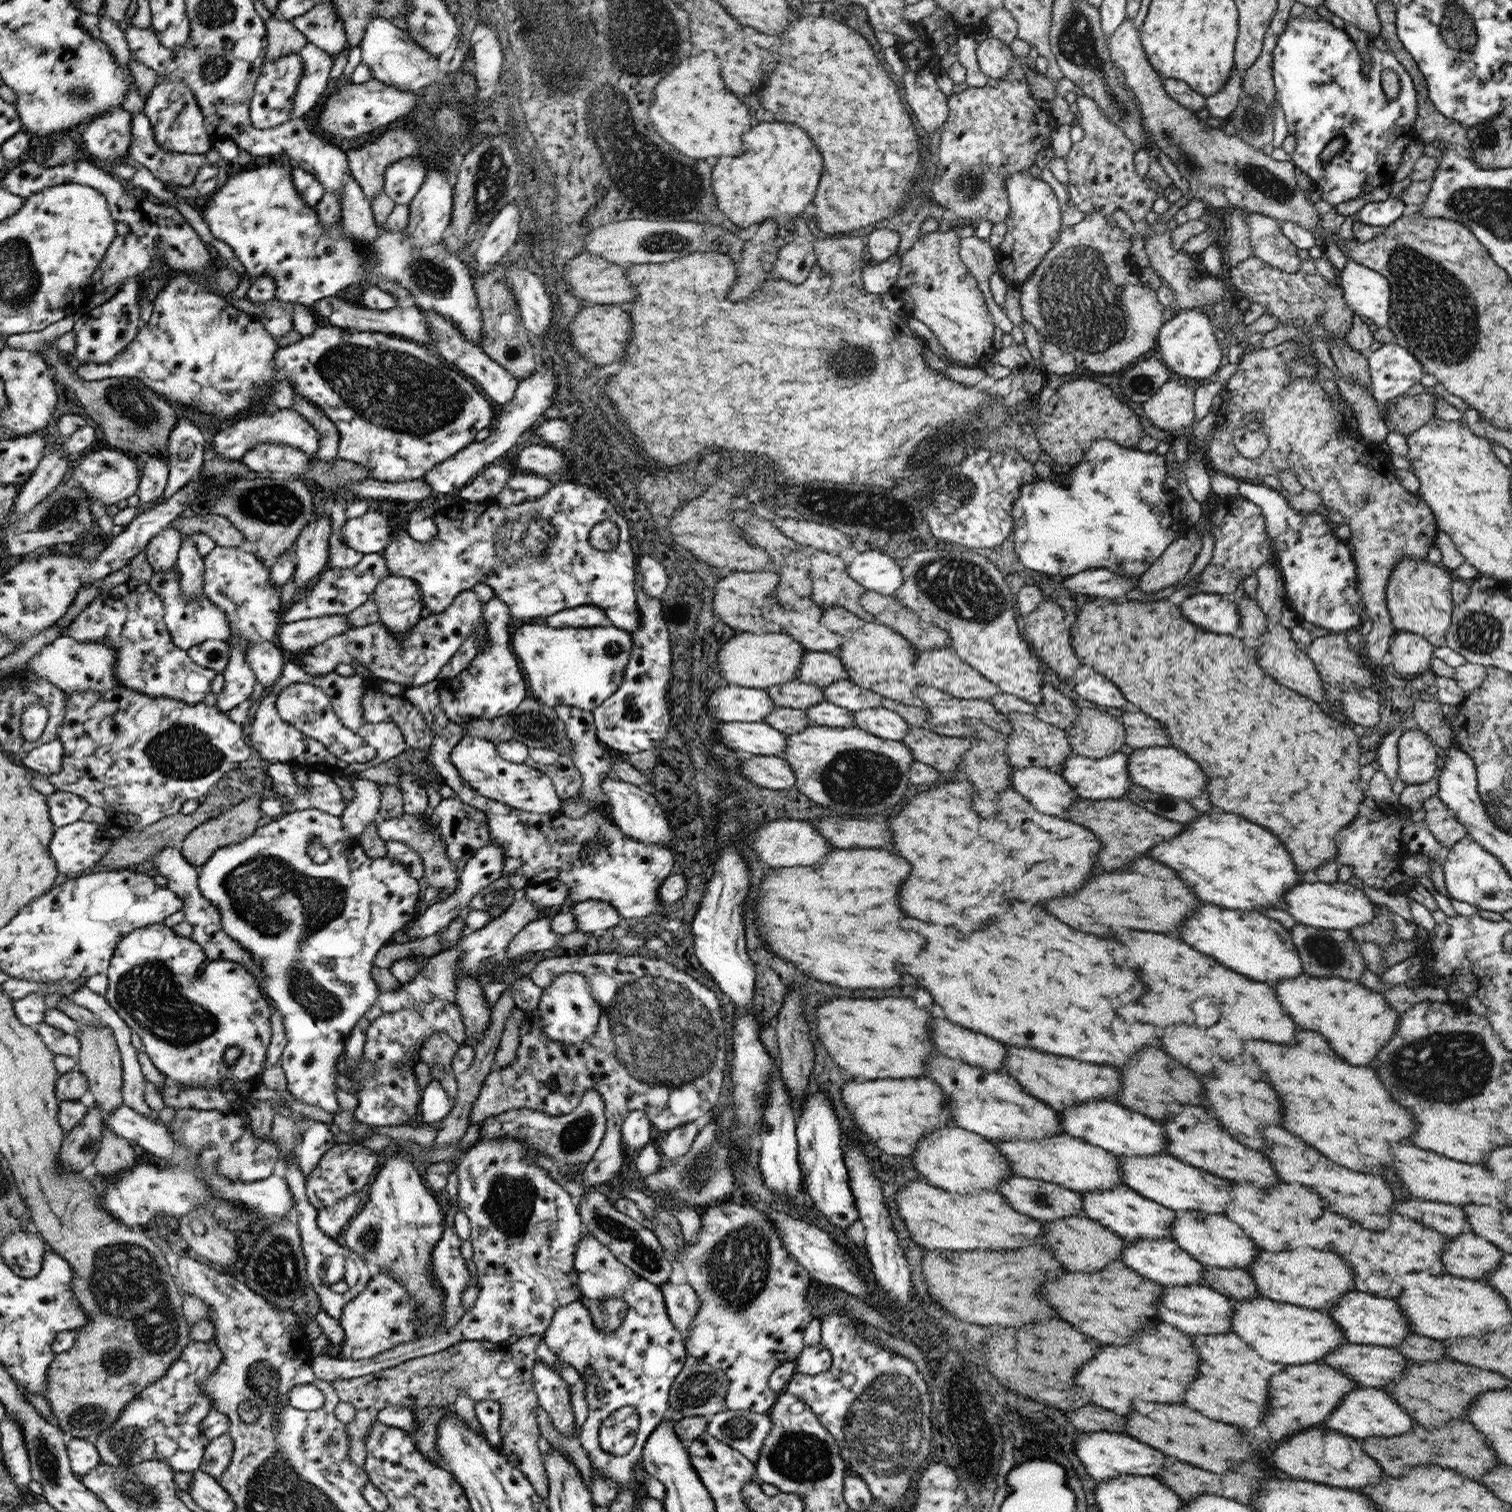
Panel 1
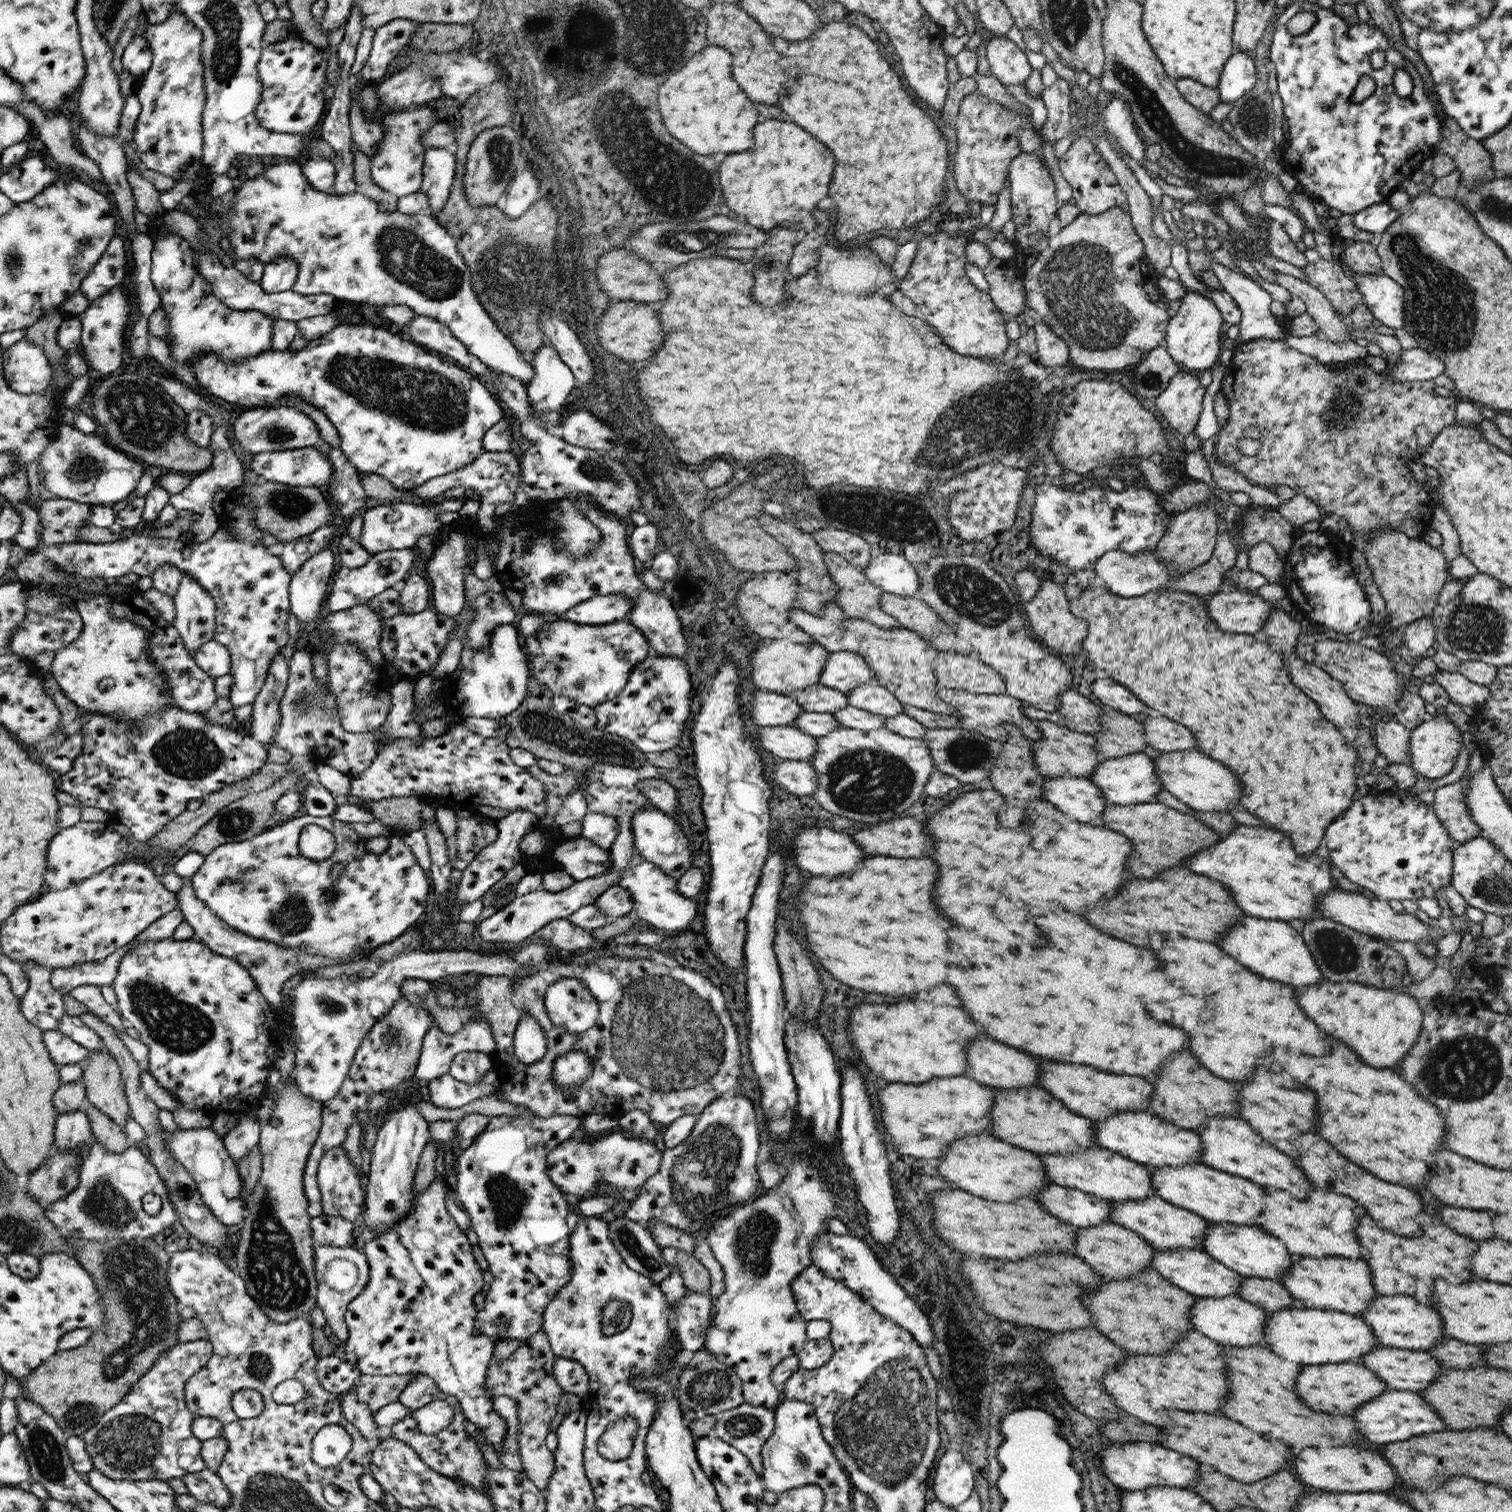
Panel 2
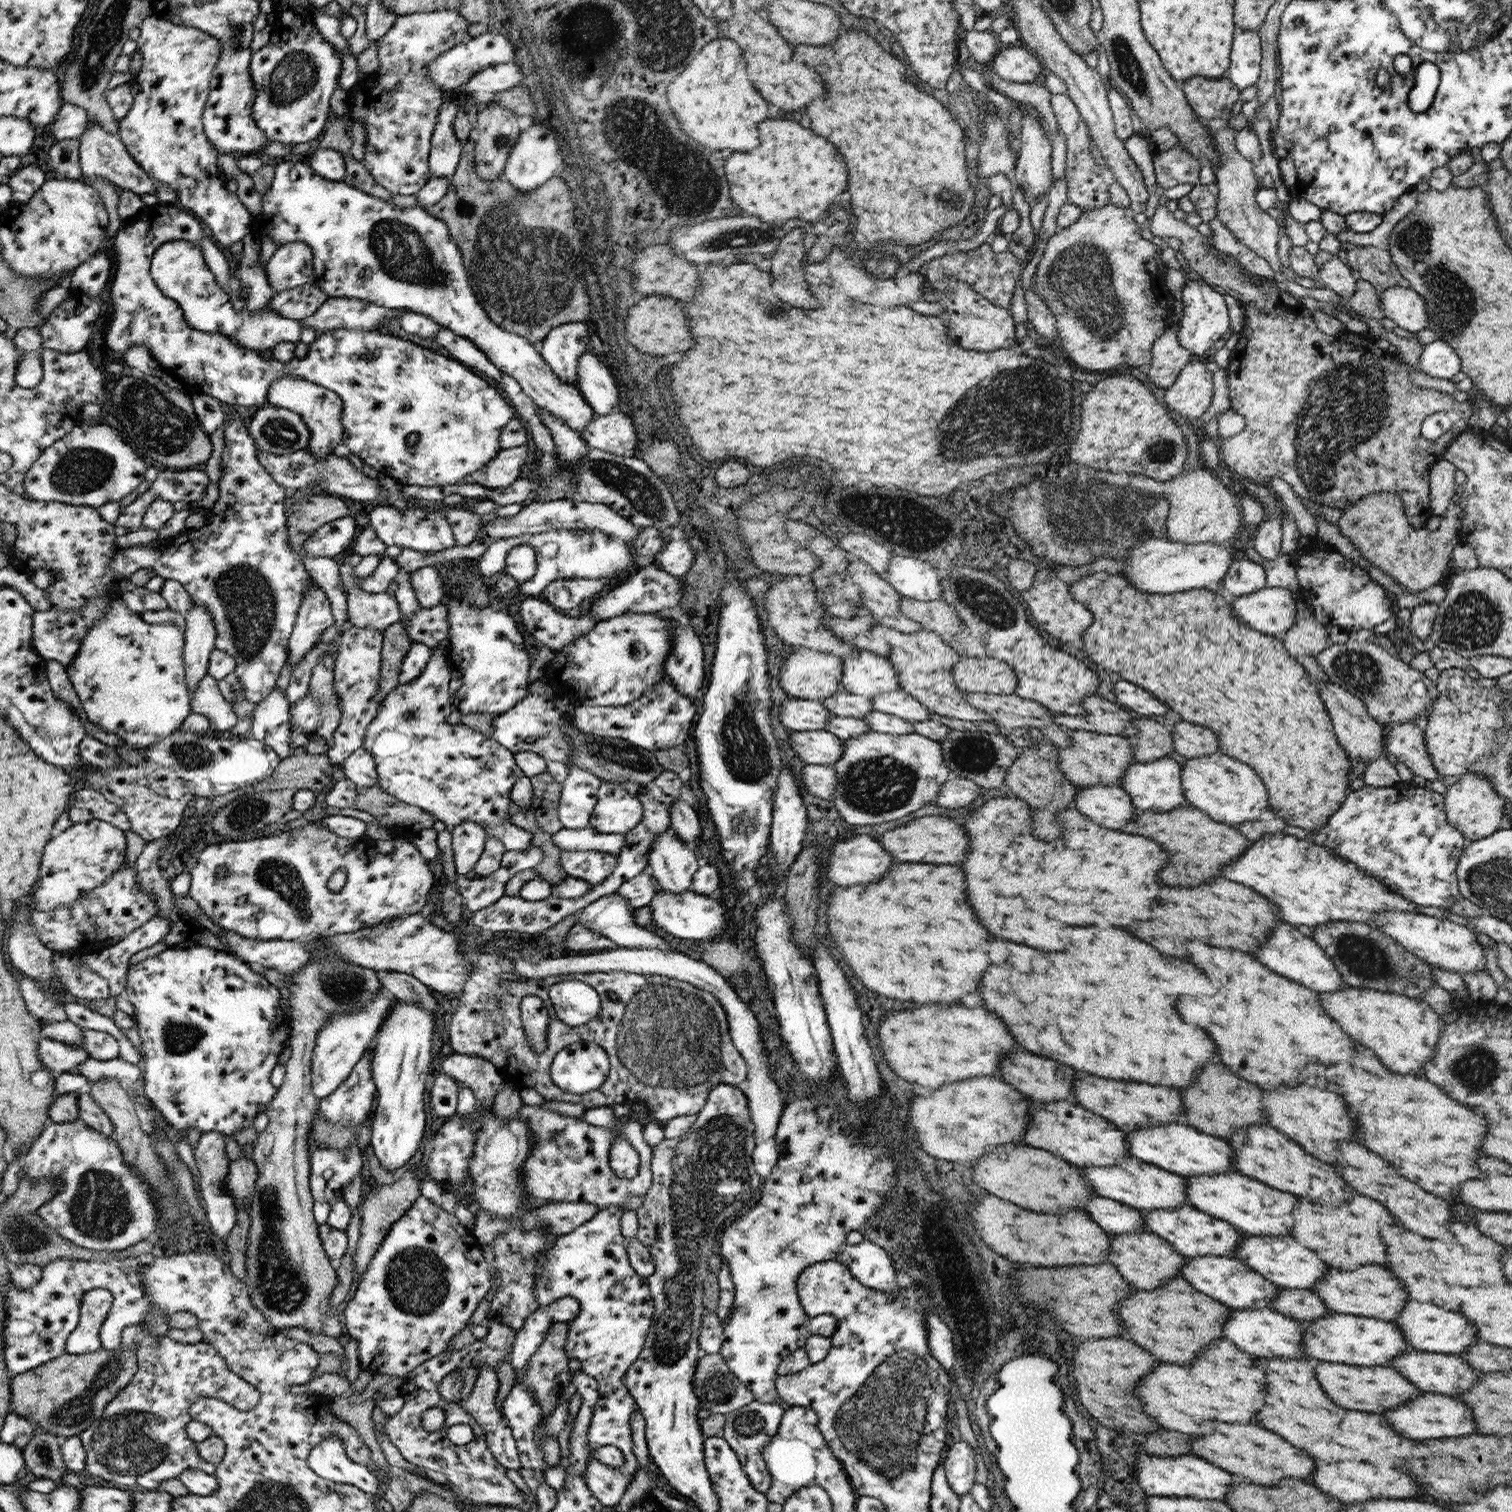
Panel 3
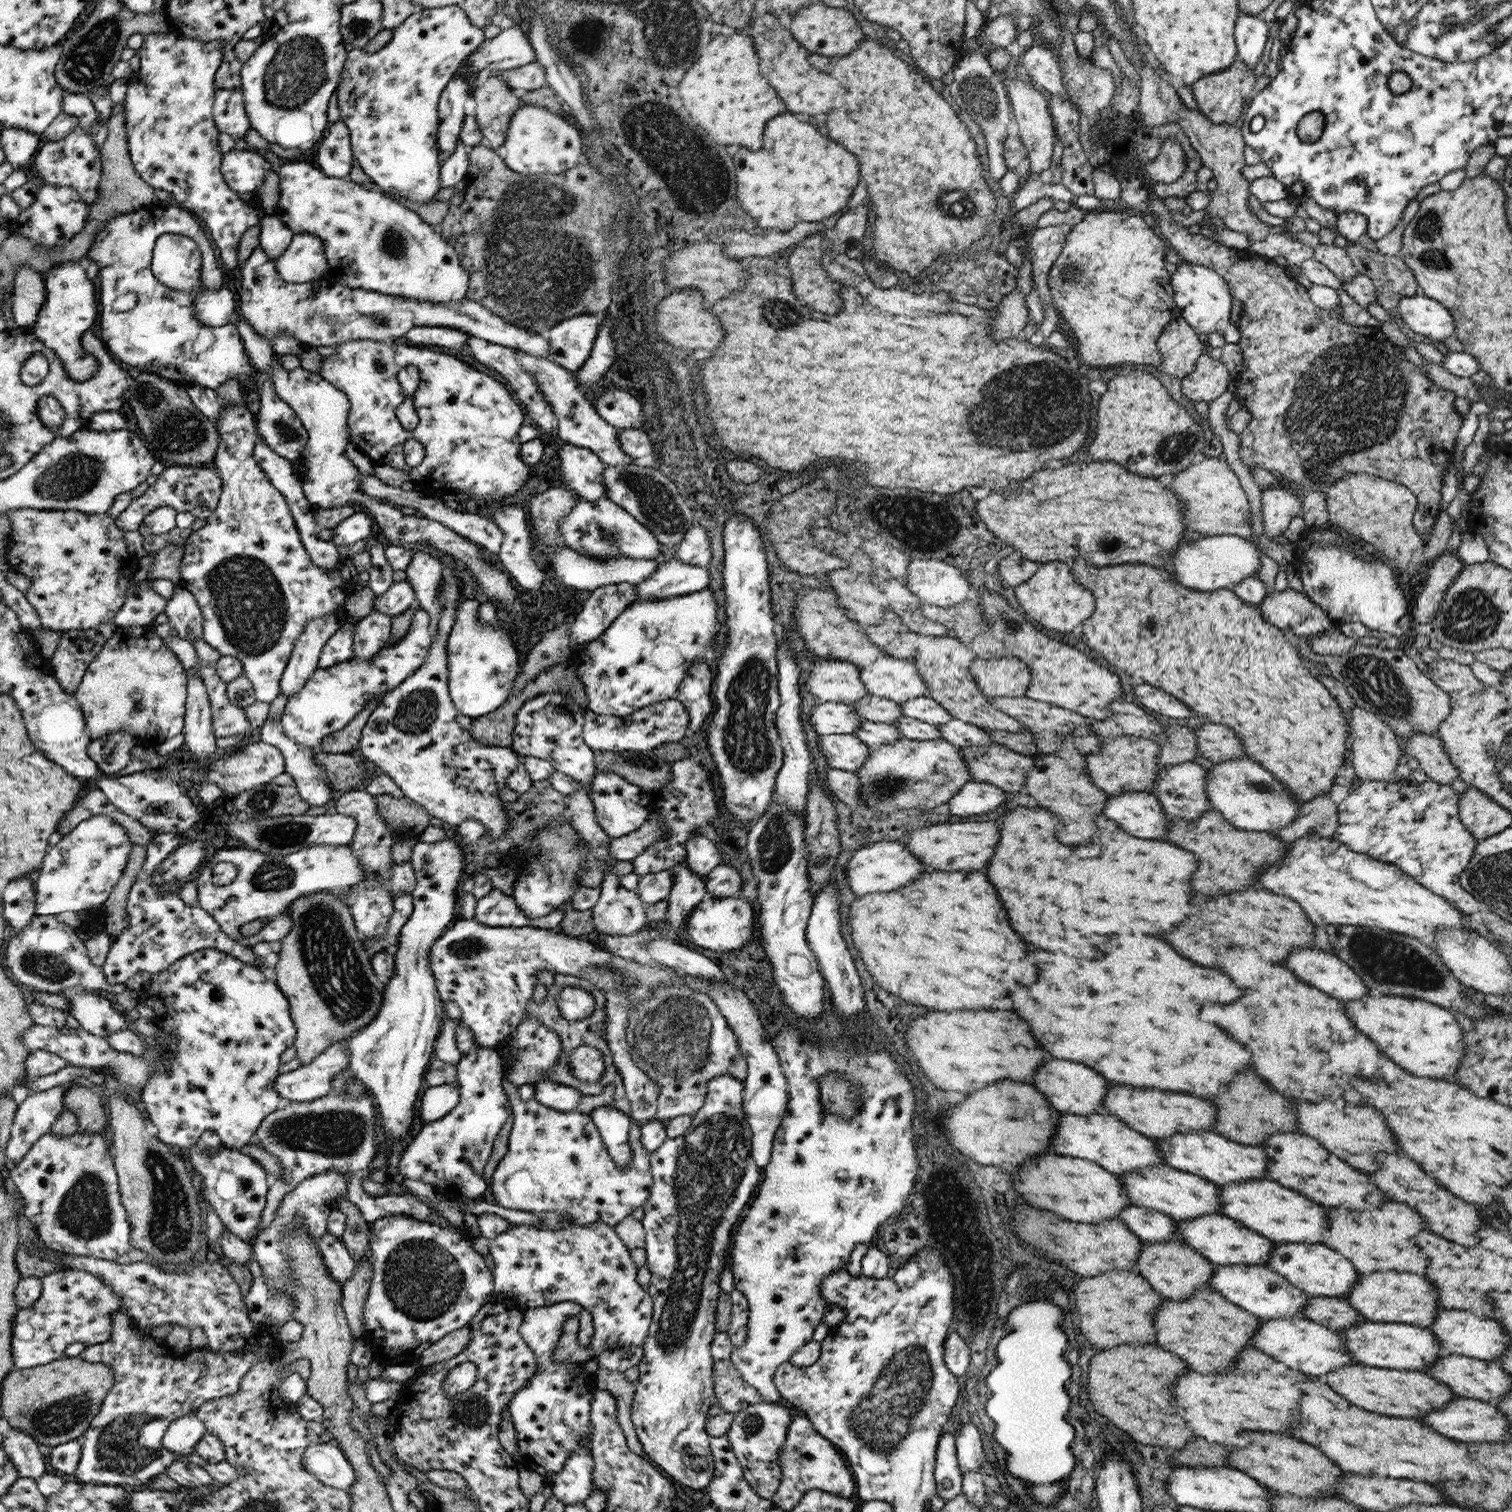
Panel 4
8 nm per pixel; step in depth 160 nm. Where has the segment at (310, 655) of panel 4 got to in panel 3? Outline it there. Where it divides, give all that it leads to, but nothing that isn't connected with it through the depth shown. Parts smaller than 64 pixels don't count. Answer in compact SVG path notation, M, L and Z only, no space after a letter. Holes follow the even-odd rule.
M316 581L308 585L308 591L304 593L303 604L300 605L298 619L295 623L295 631L291 638L291 660L293 667L300 663L304 654L318 644L318 638L327 628L334 625L334 616L326 594Z

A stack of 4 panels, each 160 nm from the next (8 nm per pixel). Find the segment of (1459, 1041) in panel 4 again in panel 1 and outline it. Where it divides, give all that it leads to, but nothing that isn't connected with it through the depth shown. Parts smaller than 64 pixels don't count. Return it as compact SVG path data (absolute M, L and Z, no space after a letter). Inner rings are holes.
M1303 973L1292 980L1276 982L1276 996L1296 1024L1322 1034L1338 1056L1344 1056L1344 1060L1356 1066L1366 1066L1376 1058L1380 1048L1394 1036L1401 1017L1400 1012L1390 1007L1383 993L1373 992L1355 980Z

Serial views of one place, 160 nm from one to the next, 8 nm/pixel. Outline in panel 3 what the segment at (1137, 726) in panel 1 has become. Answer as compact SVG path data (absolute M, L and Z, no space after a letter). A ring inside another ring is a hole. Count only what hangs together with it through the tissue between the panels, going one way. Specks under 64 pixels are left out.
M1178 720L1170 730L1170 734L1174 739L1175 751L1187 759L1196 758L1197 756L1210 756L1220 752L1218 750L1220 740L1208 728Z

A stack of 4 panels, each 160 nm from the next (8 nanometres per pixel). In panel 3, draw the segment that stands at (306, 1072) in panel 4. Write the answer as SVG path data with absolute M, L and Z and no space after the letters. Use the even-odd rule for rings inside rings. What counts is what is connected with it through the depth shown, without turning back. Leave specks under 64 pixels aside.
M379 990L375 998L361 1010L357 1010L353 1014L339 1014L337 1012L329 1018L327 1026L317 1036L317 1043L312 1054L311 1088L318 1100L330 1096L352 1073L354 1066L362 1059L366 1049L373 1044L390 1009L391 1001L385 998Z

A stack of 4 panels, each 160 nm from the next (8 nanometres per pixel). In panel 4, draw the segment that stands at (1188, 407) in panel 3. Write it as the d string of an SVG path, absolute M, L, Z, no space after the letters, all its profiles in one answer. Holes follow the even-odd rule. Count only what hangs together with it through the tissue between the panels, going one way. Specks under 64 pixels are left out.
M1202 353L1198 357L1195 369L1190 371L1182 379L1182 394L1189 399L1188 401L1193 401L1195 405L1198 404L1198 402L1208 404L1227 391L1230 377L1231 374L1224 363L1219 361L1219 359L1212 358L1206 353Z

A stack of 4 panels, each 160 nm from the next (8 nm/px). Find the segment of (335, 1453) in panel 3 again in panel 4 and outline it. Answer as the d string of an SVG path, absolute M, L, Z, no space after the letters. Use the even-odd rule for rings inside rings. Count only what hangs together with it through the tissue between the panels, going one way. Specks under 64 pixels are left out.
M335 1442L309 1444L303 1452L303 1464L329 1487L348 1491L356 1482L353 1466Z

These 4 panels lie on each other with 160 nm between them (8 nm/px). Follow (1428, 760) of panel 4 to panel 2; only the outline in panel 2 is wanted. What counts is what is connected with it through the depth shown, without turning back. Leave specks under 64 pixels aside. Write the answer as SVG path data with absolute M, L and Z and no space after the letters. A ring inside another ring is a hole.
M1374 722L1376 728L1376 749L1384 753L1389 762L1411 762L1411 731L1396 722Z

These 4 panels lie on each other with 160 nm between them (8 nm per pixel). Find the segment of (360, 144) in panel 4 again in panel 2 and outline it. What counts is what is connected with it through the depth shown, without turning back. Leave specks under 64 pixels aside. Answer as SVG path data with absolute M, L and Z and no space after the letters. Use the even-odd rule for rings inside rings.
M394 19L390 23L383 24L381 27L376 29L371 53L369 54L368 60L362 68L360 75L363 75L366 80L371 83L375 81L377 76L383 75L386 72L390 62L393 60L393 56L397 55L397 52L410 44L412 34L418 30L418 22L410 19ZM424 105L410 106L410 108L402 108L402 110L392 108L384 114L384 118L380 120L384 138L371 158L372 179L382 193L400 198L408 196L422 187L426 149L420 141L422 141L422 135L436 124L434 110L424 108Z

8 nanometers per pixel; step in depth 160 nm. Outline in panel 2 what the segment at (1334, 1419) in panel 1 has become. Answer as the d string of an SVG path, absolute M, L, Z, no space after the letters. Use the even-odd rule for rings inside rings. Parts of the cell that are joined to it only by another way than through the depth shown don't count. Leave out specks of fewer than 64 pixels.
M1384 1392L1384 1396L1367 1402L1362 1408L1358 1408L1358 1412L1354 1412L1356 1426L1370 1442L1378 1442L1378 1444L1400 1442L1429 1432L1446 1431L1448 1426L1441 1416L1437 1416L1434 1407L1426 1402L1424 1397L1414 1392Z

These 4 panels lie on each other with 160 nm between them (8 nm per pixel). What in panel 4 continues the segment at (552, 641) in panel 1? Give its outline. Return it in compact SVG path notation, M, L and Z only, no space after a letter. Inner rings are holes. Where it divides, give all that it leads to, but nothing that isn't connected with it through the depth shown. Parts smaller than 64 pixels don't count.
M703 589L686 596L674 596L654 602L634 602L606 631L587 644L582 655L572 656L569 660L585 686L585 696L589 702L586 707L598 715L624 718L651 704L675 698L689 666L692 665L690 660L706 658L710 652L714 652L718 632L718 602L714 590Z

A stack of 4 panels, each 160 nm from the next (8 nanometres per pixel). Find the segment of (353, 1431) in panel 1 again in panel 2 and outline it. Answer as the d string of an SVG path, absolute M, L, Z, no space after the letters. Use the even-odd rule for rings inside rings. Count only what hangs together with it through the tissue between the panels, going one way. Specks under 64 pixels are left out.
M541 1328L530 1339L522 1341L519 1348L504 1361L498 1361L494 1356L489 1363L489 1372L485 1387L494 1396L506 1395L519 1402L519 1455L522 1461L522 1471L539 1488L544 1491L555 1469L555 1456L546 1447L546 1435L550 1422L556 1416L558 1403L564 1390L554 1378L553 1364L557 1359L550 1348L548 1336ZM417 1373L392 1376L361 1374L353 1385L356 1386L358 1400L366 1403L374 1416L379 1408L398 1401L403 1388L416 1375Z

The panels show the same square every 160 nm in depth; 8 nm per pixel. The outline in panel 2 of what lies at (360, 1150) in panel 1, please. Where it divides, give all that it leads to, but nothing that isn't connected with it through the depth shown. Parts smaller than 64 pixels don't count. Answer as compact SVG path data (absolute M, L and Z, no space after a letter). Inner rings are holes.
M342 1147L325 1152L317 1170L317 1179L322 1200L322 1212L328 1216L339 1216L354 1222L358 1214L364 1210L365 1192L360 1187L360 1179L356 1167L350 1162Z

